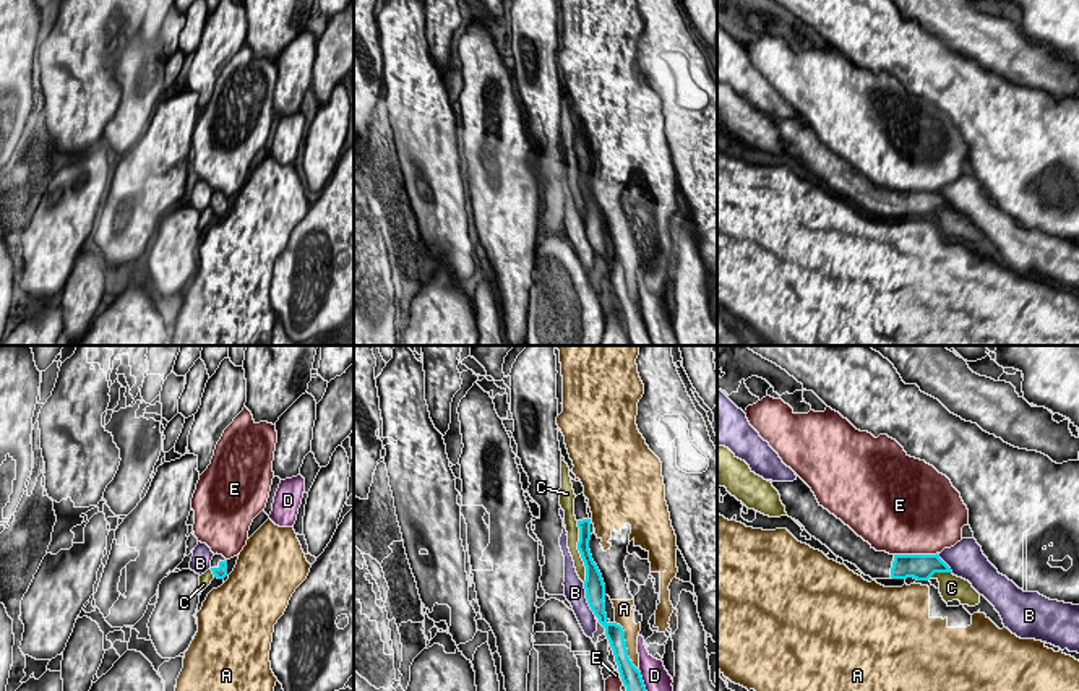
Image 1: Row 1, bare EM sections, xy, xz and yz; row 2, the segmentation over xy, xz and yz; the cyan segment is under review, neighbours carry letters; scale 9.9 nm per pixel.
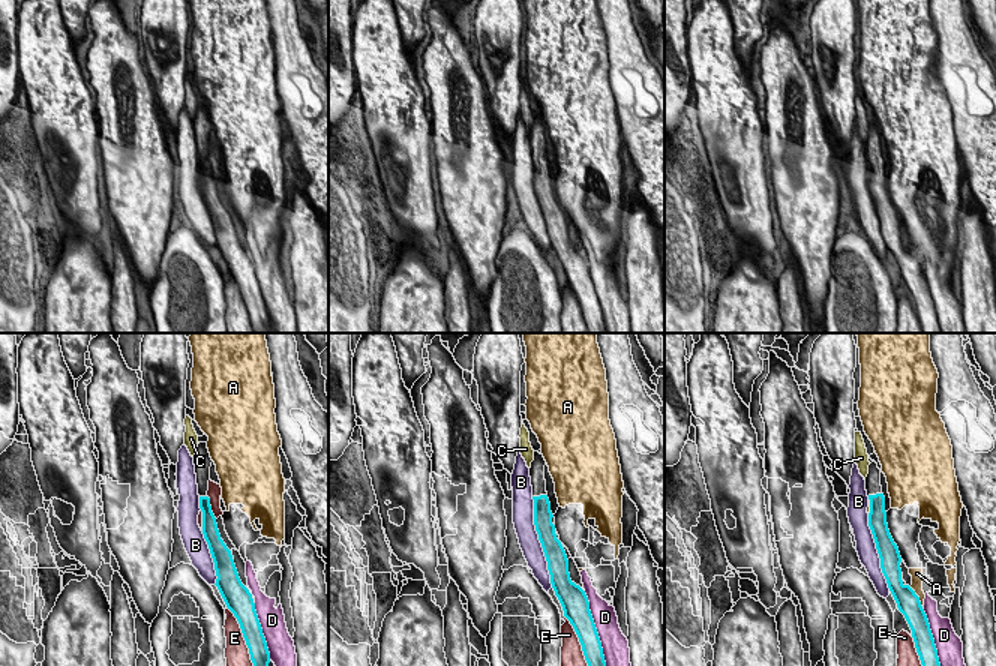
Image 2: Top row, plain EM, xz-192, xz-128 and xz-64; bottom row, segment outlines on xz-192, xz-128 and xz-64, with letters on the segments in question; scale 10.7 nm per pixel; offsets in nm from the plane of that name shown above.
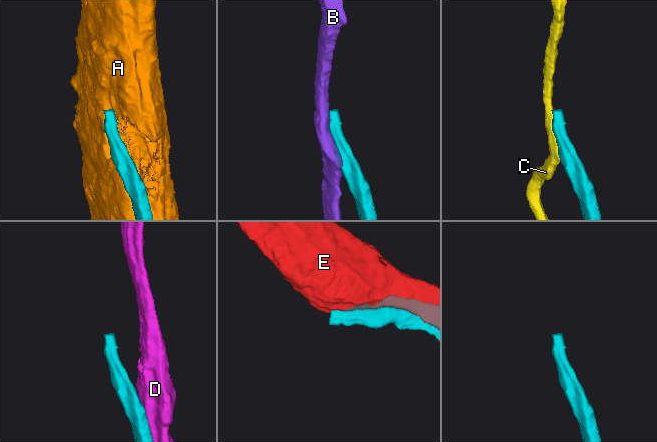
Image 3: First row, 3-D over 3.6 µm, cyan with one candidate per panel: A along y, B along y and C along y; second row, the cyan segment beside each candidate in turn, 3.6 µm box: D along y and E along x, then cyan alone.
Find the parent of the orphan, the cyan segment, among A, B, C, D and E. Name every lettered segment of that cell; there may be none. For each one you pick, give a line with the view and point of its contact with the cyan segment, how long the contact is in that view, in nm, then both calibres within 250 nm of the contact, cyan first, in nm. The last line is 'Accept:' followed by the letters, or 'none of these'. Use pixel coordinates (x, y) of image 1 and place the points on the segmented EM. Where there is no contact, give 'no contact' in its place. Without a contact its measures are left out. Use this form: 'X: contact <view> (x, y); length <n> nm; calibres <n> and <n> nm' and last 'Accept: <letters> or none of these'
Accept: none of these

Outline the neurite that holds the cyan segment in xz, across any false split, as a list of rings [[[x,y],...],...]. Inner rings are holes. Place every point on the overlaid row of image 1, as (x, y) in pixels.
[[[584,493],[574,498],[574,516],[579,527],[578,550],[586,566],[584,589],[586,589],[587,603],[594,612],[594,615],[599,618],[599,623],[605,628],[605,636],[613,650],[615,662],[618,665],[618,672],[623,685],[626,686],[626,691],[646,691],[641,672],[633,665],[633,662],[628,657],[623,628],[617,623],[607,621],[605,602],[604,602],[605,584],[589,550],[589,540],[592,534],[591,534],[591,519],[587,514],[587,503]]]

